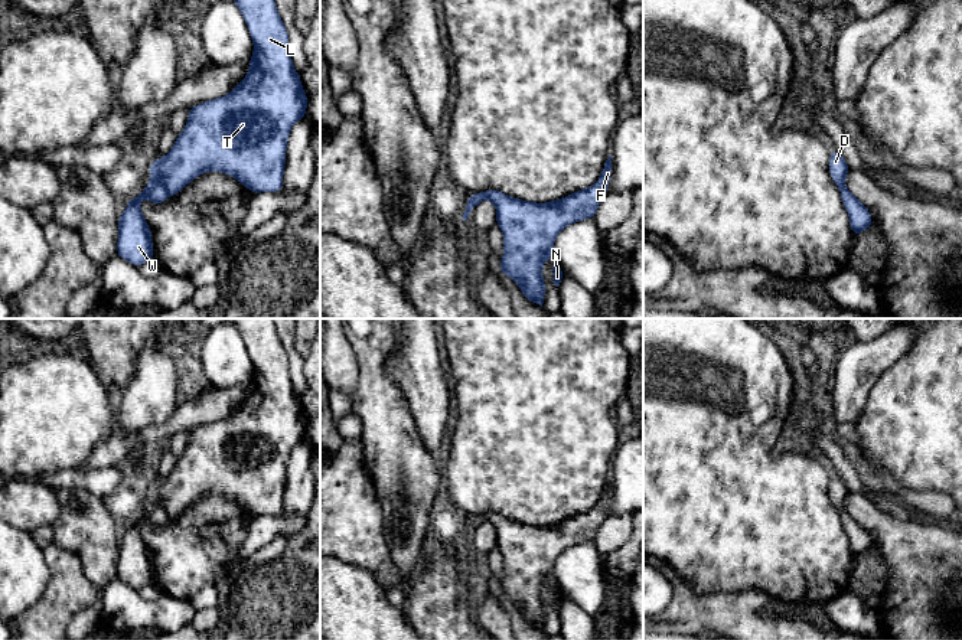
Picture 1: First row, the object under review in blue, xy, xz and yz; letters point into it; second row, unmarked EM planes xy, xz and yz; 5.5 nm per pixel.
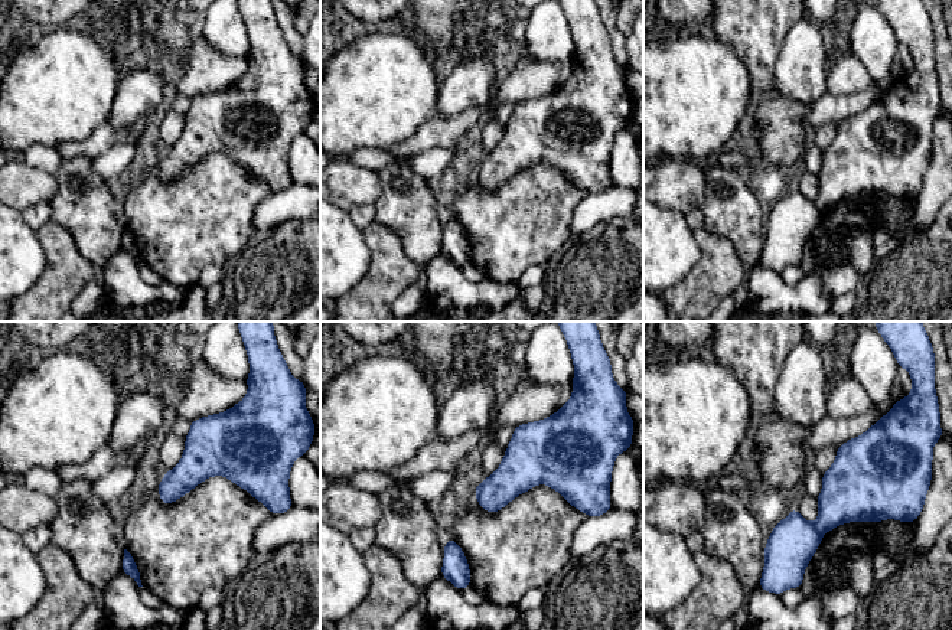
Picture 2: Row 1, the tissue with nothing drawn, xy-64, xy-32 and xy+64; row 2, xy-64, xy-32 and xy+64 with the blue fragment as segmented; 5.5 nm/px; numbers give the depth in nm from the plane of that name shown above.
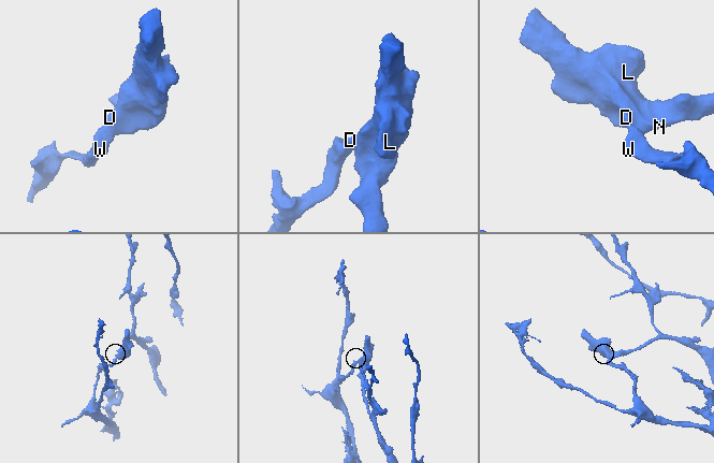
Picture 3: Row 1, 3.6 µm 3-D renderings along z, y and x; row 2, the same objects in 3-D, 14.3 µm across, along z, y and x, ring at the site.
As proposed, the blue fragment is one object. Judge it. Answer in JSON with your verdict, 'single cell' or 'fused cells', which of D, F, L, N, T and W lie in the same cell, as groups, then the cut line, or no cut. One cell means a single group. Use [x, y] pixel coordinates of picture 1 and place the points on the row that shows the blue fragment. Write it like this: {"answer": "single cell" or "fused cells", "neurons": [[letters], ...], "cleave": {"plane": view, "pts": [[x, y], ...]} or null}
{"answer": "fused cells", "neurons": [["D", "F", "L", "N", "T"], ["W"]], "cleave": {"plane": "xy", "pts": [[152, 178], [169, 193]]}}

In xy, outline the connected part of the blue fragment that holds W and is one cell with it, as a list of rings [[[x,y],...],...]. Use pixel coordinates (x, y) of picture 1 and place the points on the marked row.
[[[151,179],[138,196],[127,202],[127,209],[118,218],[117,255],[134,267],[153,261],[151,231],[140,203],[149,199],[154,205],[162,205],[167,195],[164,186]]]

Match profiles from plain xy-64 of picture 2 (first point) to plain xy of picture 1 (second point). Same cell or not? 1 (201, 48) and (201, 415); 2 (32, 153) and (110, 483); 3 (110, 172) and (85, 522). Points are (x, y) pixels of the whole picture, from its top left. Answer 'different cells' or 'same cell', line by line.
1: same cell
2: same cell
3: different cells

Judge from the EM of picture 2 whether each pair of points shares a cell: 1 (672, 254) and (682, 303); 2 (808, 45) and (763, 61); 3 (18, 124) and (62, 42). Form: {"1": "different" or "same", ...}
{"1": "different", "2": "different", "3": "same"}

